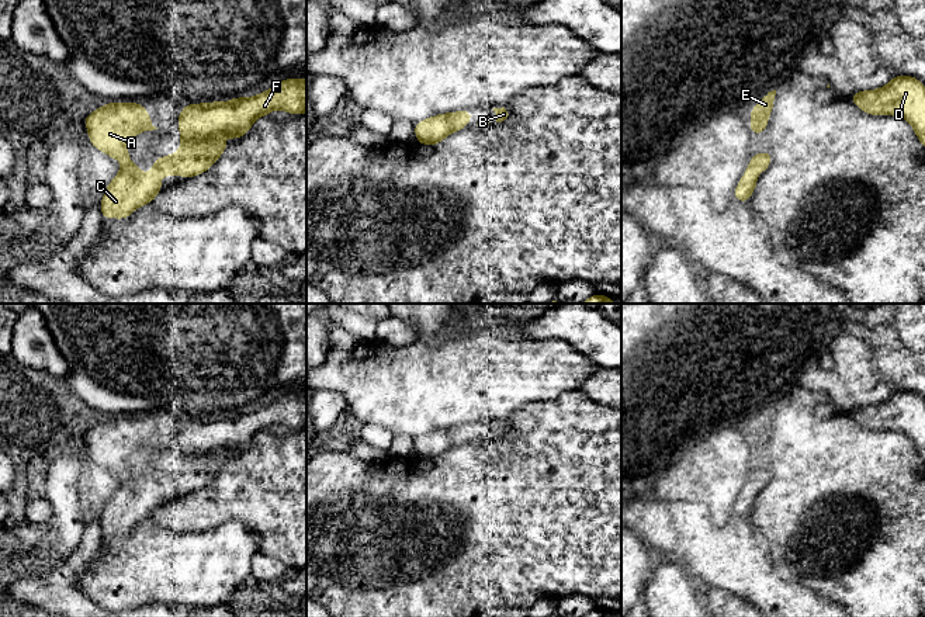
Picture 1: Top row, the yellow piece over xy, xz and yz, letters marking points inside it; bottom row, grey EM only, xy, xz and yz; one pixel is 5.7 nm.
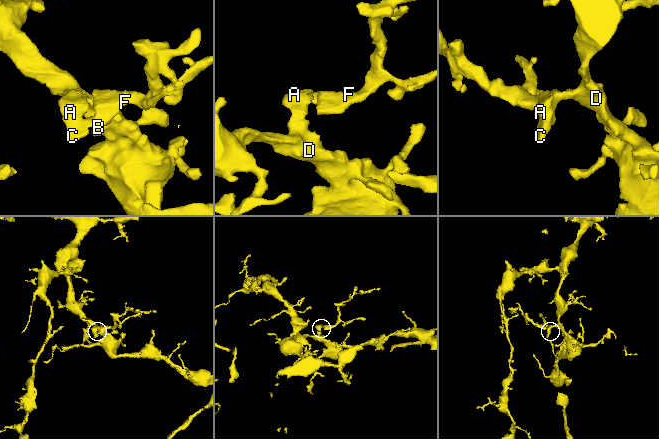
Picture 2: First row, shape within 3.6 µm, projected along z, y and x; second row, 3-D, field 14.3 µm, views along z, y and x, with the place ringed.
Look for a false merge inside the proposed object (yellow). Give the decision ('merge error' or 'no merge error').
no merge error

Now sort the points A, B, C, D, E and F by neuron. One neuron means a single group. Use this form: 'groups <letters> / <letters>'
groups A B C D E F

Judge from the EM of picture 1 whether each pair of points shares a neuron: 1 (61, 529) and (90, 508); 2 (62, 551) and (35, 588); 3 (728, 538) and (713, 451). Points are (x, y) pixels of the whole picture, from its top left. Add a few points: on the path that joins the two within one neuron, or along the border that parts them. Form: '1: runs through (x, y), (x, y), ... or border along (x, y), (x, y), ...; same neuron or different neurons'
1: border along (76, 482), (83, 526); different neurons
2: border along (79, 544), (63, 560), (45, 568); different neurons
3: border along (731, 516), (727, 519); different neurons

